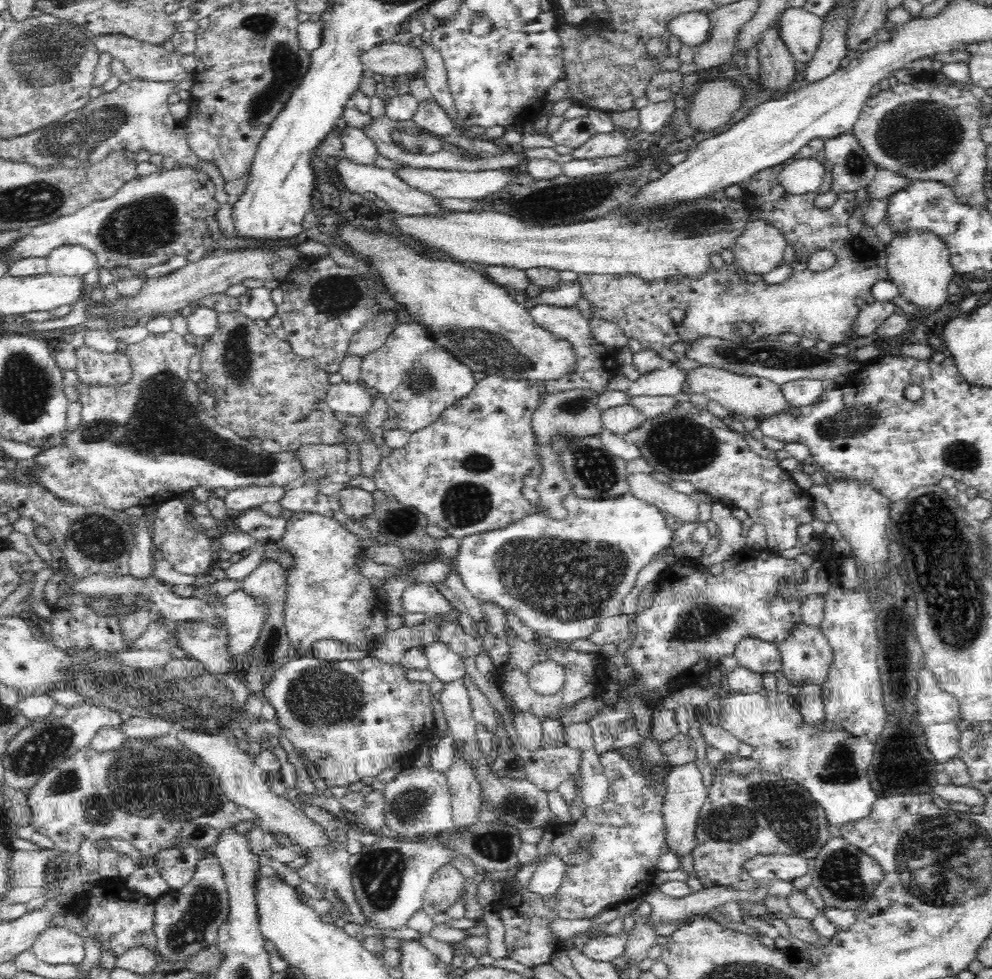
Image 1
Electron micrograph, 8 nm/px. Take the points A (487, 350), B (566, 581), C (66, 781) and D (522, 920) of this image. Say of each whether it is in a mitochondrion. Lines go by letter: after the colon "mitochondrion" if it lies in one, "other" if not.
A: mitochondrion
B: mitochondrion
C: mitochondrion
D: other

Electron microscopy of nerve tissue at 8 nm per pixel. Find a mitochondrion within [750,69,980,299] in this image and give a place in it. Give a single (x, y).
(923, 134)

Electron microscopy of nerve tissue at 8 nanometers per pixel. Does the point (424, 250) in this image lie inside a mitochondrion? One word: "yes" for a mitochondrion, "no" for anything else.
no

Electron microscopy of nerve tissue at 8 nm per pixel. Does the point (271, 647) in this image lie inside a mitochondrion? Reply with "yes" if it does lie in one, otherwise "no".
yes

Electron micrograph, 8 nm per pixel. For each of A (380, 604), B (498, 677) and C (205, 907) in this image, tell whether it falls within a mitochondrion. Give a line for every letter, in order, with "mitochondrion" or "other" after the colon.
A: other
B: other
C: mitochondrion

